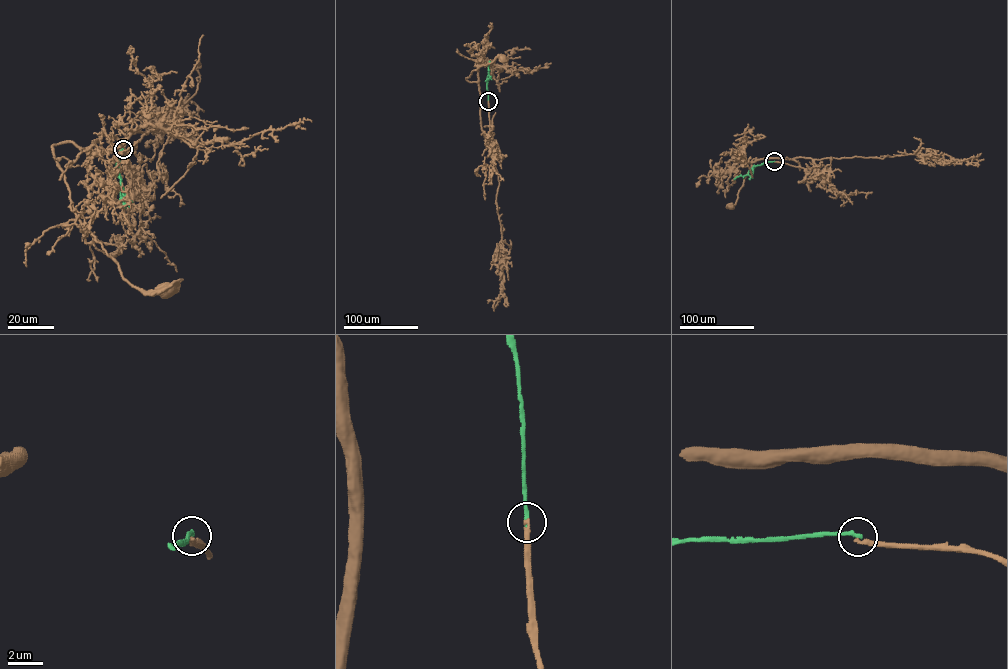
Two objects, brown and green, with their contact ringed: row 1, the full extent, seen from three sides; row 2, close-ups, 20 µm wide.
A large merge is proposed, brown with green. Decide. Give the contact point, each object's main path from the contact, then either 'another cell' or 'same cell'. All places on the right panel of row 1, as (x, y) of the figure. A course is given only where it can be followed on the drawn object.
at (774, 161); brown runs (774, 161), (804, 169), (813, 165), (811, 158), (803, 157), (754, 158), (736, 203), (730, 207); green runs (774, 161), (754, 166), (747, 174), (734, 179); another cell

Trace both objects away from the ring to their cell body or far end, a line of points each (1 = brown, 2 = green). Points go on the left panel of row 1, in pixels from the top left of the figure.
1: (122, 149), (134, 167), (114, 136), (101, 135), (89, 148), (53, 146), (75, 217), (131, 284), (166, 292)
2: (122, 149), (116, 171), (125, 207)

